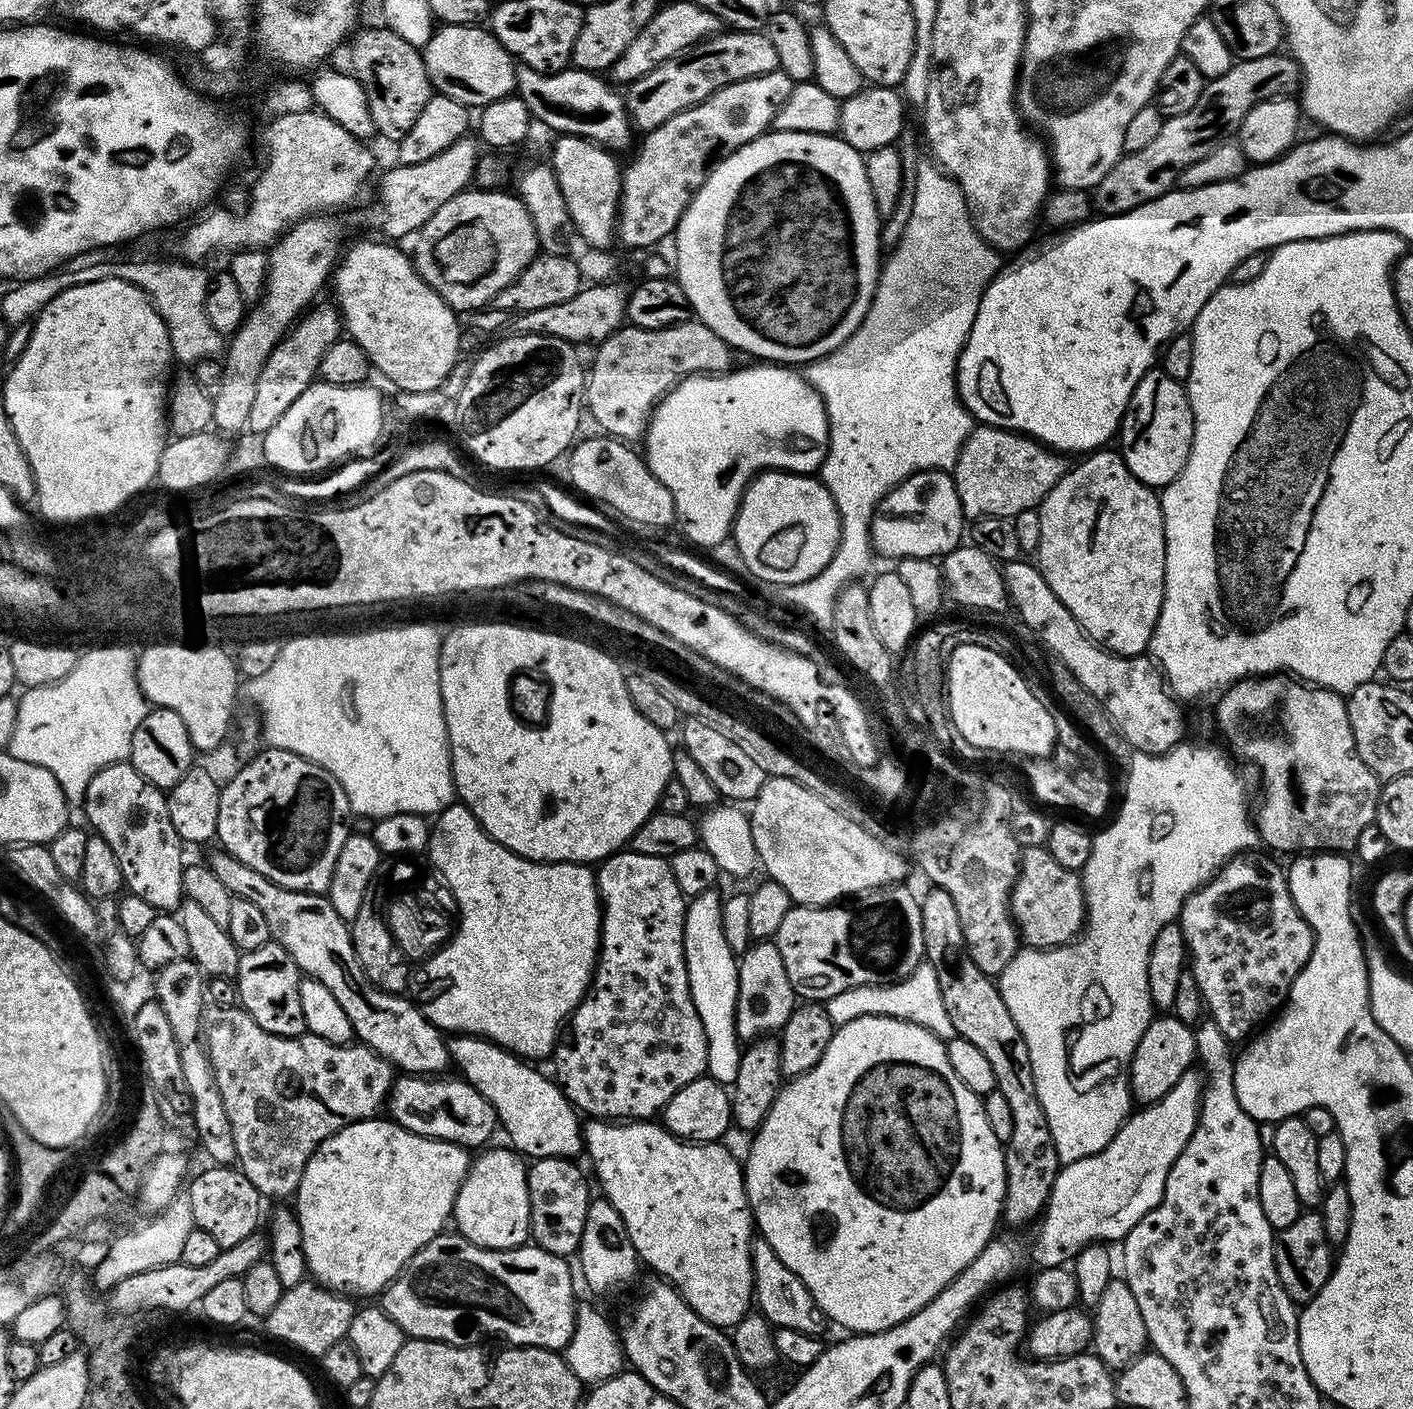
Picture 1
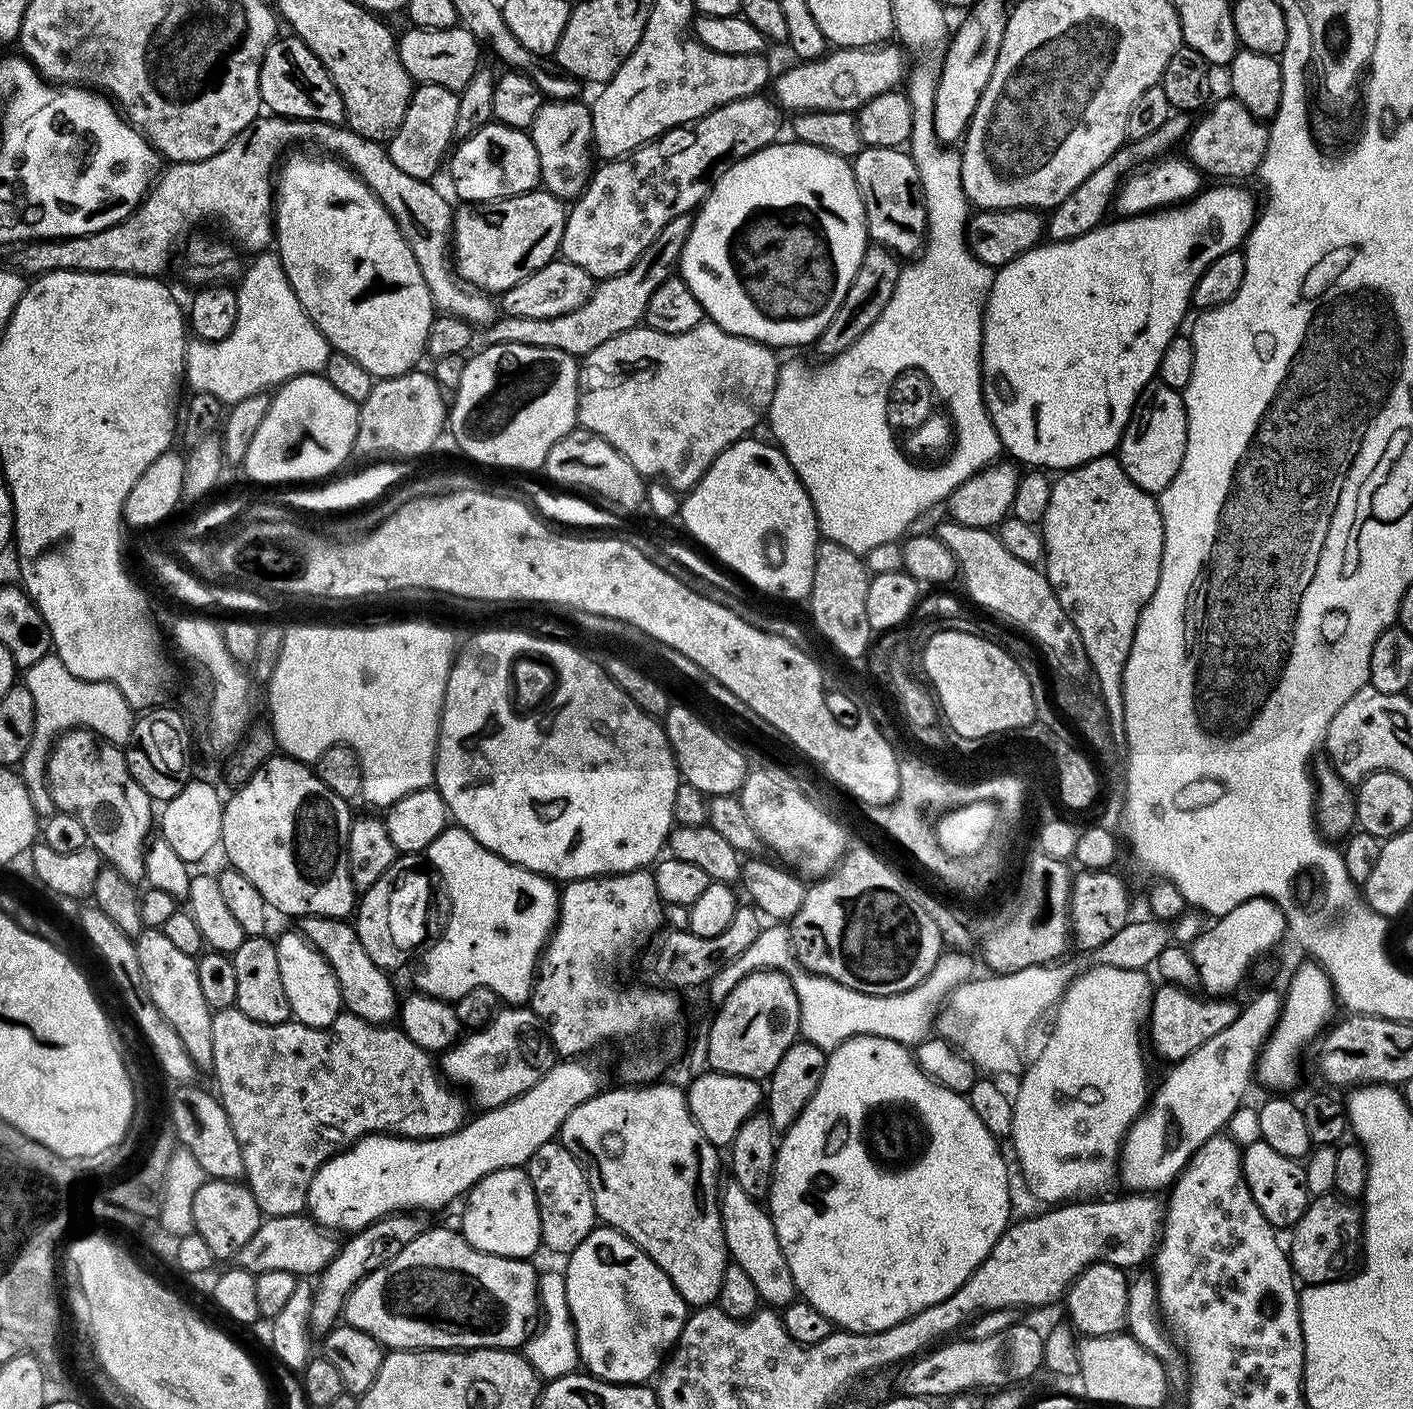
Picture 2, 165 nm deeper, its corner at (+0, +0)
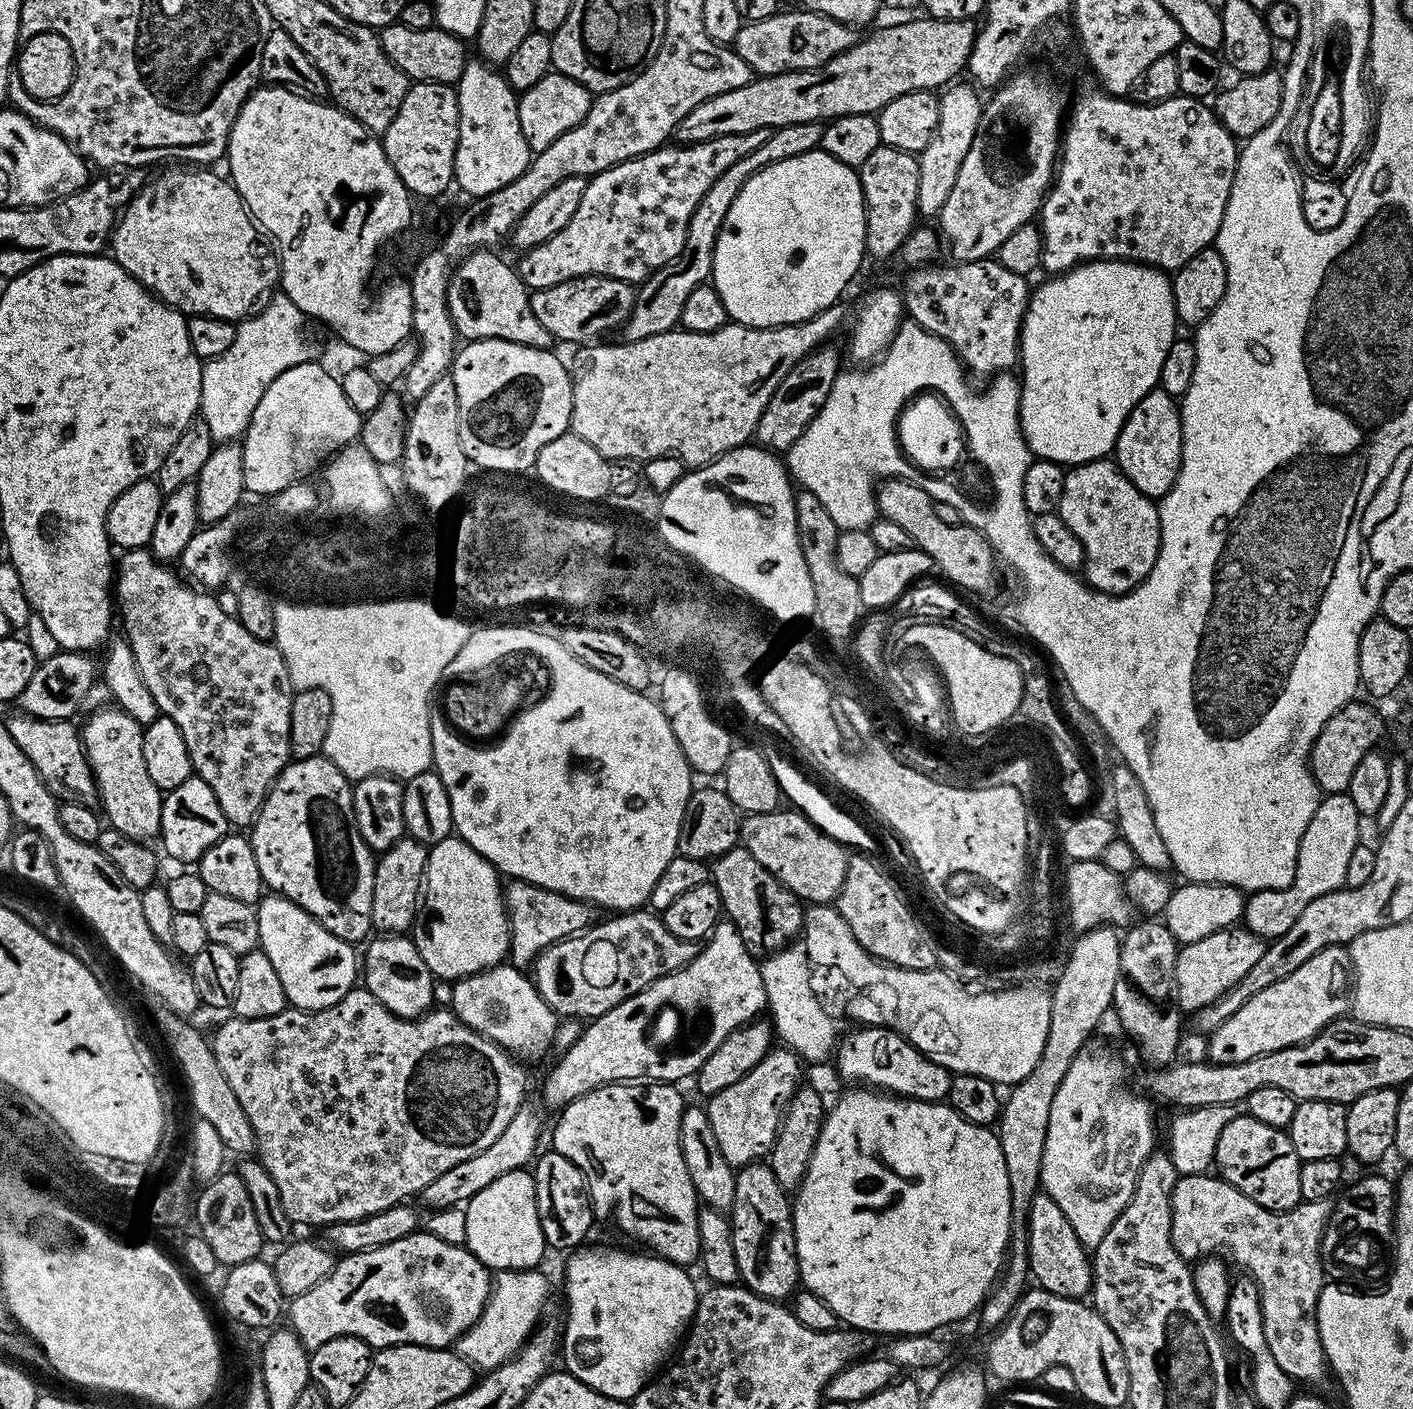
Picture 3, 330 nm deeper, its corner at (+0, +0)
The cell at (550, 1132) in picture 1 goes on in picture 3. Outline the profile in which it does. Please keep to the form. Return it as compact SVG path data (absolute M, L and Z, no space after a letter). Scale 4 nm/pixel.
M380 934L375 938L376 941L373 939L367 945L368 953L362 956L363 987L401 1020L414 1020L423 1016L433 1007L434 977L426 962L422 962L422 954L418 954L416 943L404 934Z

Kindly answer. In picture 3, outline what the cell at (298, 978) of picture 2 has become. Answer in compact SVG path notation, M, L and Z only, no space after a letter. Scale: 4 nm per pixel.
M268 894L256 908L258 914L259 951L274 962L289 1005L303 1012L321 1012L338 1003L358 980L358 952L353 945L330 934L306 910L285 896Z

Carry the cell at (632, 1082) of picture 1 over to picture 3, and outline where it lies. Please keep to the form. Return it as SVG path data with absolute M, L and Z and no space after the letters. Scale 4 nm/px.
M509 879L504 888L504 911L508 914L510 963L521 970L531 969L536 955L559 940L577 935L593 923L593 905L575 900L548 888L539 888L525 880Z

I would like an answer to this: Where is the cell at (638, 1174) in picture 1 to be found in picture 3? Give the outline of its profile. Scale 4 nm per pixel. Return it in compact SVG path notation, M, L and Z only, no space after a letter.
M621 1082L604 1084L590 1090L559 1109L560 1121L552 1132L551 1147L558 1154L570 1158L578 1166L588 1183L588 1197L592 1200L592 1214L597 1221L613 1216L616 1224L628 1236L641 1240L645 1249L672 1264L690 1266L700 1259L698 1242L698 1214L702 1207L682 1158L680 1127L686 1099L672 1082Z

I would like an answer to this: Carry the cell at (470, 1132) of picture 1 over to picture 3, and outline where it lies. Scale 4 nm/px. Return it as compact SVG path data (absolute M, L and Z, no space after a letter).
M501 962L478 974L470 974L455 981L451 988L451 1012L470 1030L493 1040L513 1057L521 1061L540 1060L548 1051L553 1051L558 1023L556 1012L540 997L535 983L512 963Z

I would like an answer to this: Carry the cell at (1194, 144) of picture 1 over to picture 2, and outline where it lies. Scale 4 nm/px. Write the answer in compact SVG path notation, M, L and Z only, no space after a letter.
M1174 114L1161 128L1154 130L1154 134L1150 134L1150 138L1125 143L1124 147L1119 148L1109 160L1102 162L1102 166L1098 166L1098 170L1094 170L1094 174L1090 174L1090 178L1086 178L1086 182L1082 182L1082 186L1075 188L1070 194L1070 198L1066 198L1058 207L1051 209L1046 220L1047 239L1052 242L1073 240L1100 227L1101 224L1105 223L1107 216L1104 215L1107 214L1108 208L1110 212L1113 207L1116 194L1120 191L1120 185L1141 166L1171 153L1175 149L1172 147L1179 140L1181 143L1189 131L1189 117L1184 114Z

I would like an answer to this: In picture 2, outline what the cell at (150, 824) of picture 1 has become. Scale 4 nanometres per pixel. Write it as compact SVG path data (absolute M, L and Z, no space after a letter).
M71 728L63 736L57 739L48 757L48 793L52 795L52 801L56 804L56 811L69 812L82 822L88 835L88 843L98 850L101 861L107 867L118 870L131 884L139 885L144 880L146 862L144 861L144 849L146 839L144 835L148 827L154 824L154 801L138 782L134 782L134 774L126 766L126 758L123 751L110 740L105 740L97 732L88 728Z

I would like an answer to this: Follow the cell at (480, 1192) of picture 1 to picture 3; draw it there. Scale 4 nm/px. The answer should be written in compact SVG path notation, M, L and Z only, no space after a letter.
M519 1168L502 1178L494 1178L486 1190L478 1190L466 1202L466 1238L464 1244L490 1270L536 1268L546 1253L542 1226L538 1222L536 1178Z

